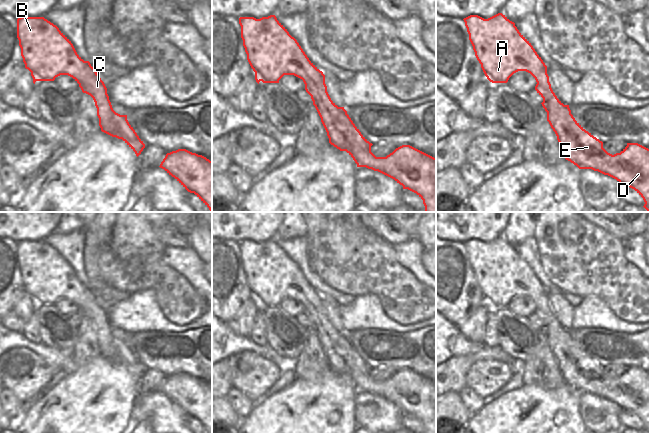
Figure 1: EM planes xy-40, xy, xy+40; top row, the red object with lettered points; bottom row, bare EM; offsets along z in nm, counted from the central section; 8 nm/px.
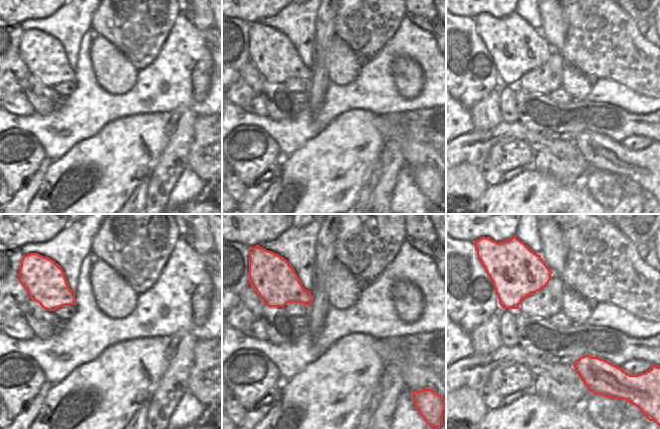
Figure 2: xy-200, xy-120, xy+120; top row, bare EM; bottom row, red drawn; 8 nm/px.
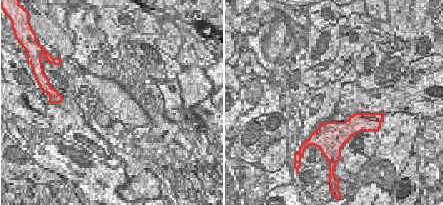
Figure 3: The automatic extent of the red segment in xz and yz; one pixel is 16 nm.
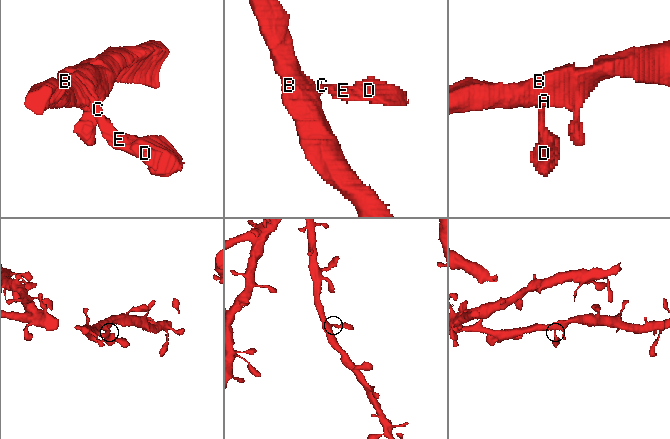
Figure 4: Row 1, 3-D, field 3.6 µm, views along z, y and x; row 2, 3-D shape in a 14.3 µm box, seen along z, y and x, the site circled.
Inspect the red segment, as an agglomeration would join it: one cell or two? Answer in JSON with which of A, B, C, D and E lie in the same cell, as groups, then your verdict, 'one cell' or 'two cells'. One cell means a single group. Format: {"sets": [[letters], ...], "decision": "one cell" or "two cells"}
{"sets": [["A", "B", "C", "D", "E"]], "decision": "one cell"}

